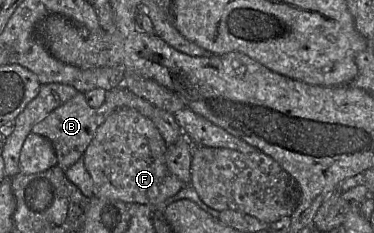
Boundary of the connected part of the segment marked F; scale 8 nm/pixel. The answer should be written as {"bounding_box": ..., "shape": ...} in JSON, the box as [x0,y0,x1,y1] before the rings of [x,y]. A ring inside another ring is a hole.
{"bounding_box":[83,109,186,205],"shape":[[[132,109],[115,110],[99,126],[83,155],[85,168],[93,181],[93,195],[101,199],[120,200],[128,204],[161,205],[186,186],[169,171],[165,158],[166,150],[167,143],[151,119]]]}

